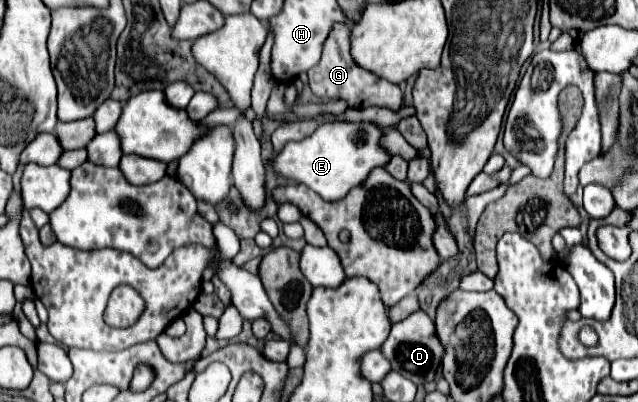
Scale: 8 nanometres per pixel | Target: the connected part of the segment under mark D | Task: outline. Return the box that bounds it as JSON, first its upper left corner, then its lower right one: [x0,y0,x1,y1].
[382,311,446,385]

